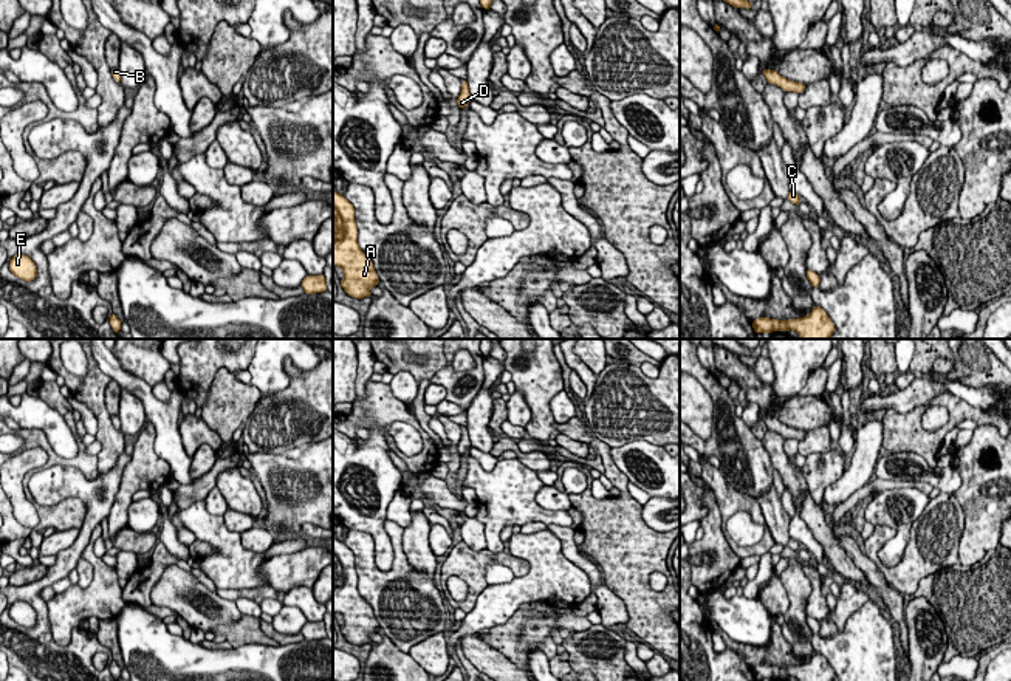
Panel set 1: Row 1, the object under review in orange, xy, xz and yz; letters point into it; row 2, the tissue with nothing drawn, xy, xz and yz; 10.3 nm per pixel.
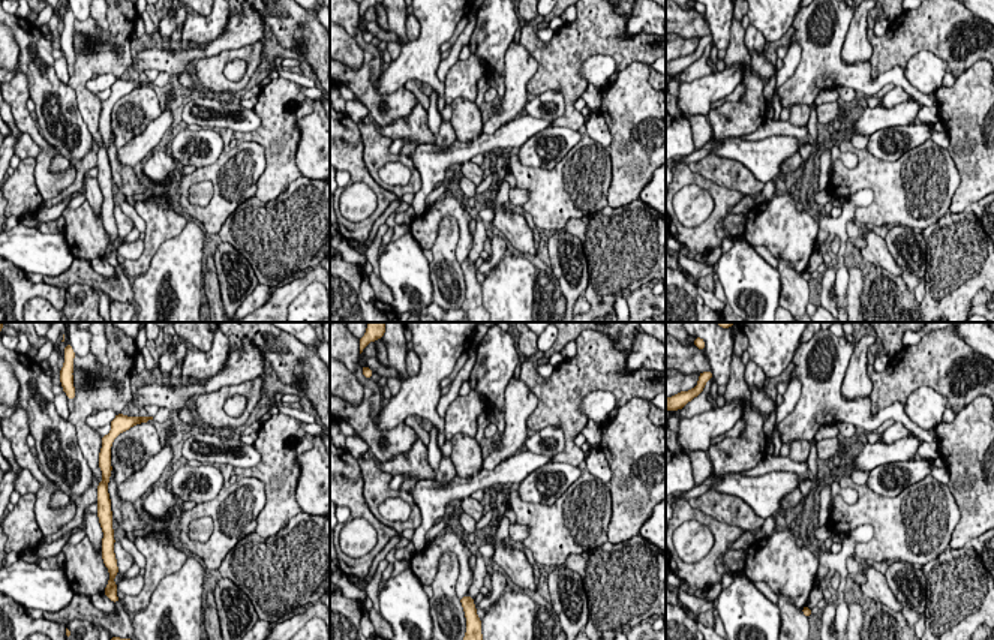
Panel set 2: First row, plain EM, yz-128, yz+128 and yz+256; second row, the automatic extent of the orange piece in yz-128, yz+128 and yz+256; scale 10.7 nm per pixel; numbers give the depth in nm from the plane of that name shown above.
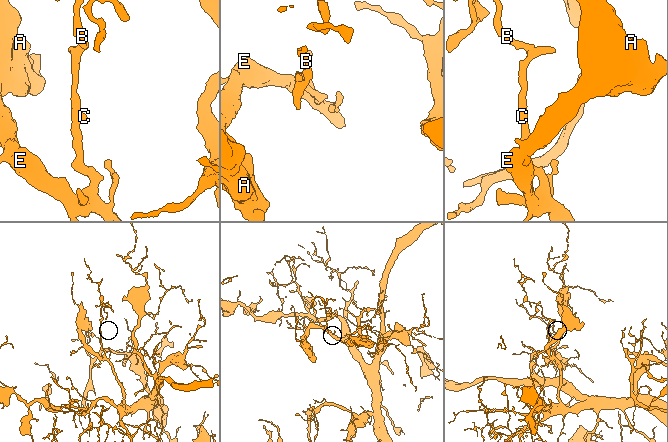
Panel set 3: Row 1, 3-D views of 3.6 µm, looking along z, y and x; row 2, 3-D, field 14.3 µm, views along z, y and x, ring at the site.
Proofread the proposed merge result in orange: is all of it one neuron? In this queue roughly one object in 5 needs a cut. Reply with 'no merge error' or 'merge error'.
no merge error

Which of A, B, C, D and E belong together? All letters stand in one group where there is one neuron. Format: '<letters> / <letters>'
A B C D E

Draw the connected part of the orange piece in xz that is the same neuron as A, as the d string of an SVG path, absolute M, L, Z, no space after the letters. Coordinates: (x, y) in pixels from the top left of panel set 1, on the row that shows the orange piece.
M333 192L333 266L341 266L341 286L355 297L372 297L370 288L378 286L373 262L358 245L358 226L353 204L344 195Z

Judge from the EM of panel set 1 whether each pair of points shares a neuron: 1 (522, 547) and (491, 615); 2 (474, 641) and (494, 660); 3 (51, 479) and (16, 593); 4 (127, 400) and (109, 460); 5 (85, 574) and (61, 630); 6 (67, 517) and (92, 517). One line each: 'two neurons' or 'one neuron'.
1: one neuron
2: one neuron
3: one neuron
4: two neurons
5: two neurons
6: two neurons

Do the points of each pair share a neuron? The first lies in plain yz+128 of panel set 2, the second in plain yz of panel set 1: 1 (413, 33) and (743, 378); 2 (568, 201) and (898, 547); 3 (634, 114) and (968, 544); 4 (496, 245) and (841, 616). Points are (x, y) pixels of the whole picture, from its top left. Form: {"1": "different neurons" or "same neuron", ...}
{"1": "different neurons", "2": "different neurons", "3": "same neuron", "4": "same neuron"}

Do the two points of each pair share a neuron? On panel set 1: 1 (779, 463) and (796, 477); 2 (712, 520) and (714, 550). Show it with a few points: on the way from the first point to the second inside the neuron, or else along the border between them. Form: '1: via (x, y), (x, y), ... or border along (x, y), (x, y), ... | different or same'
1: via (784, 466), (791, 474) | same
2: via (712, 528), (712, 542) | same

